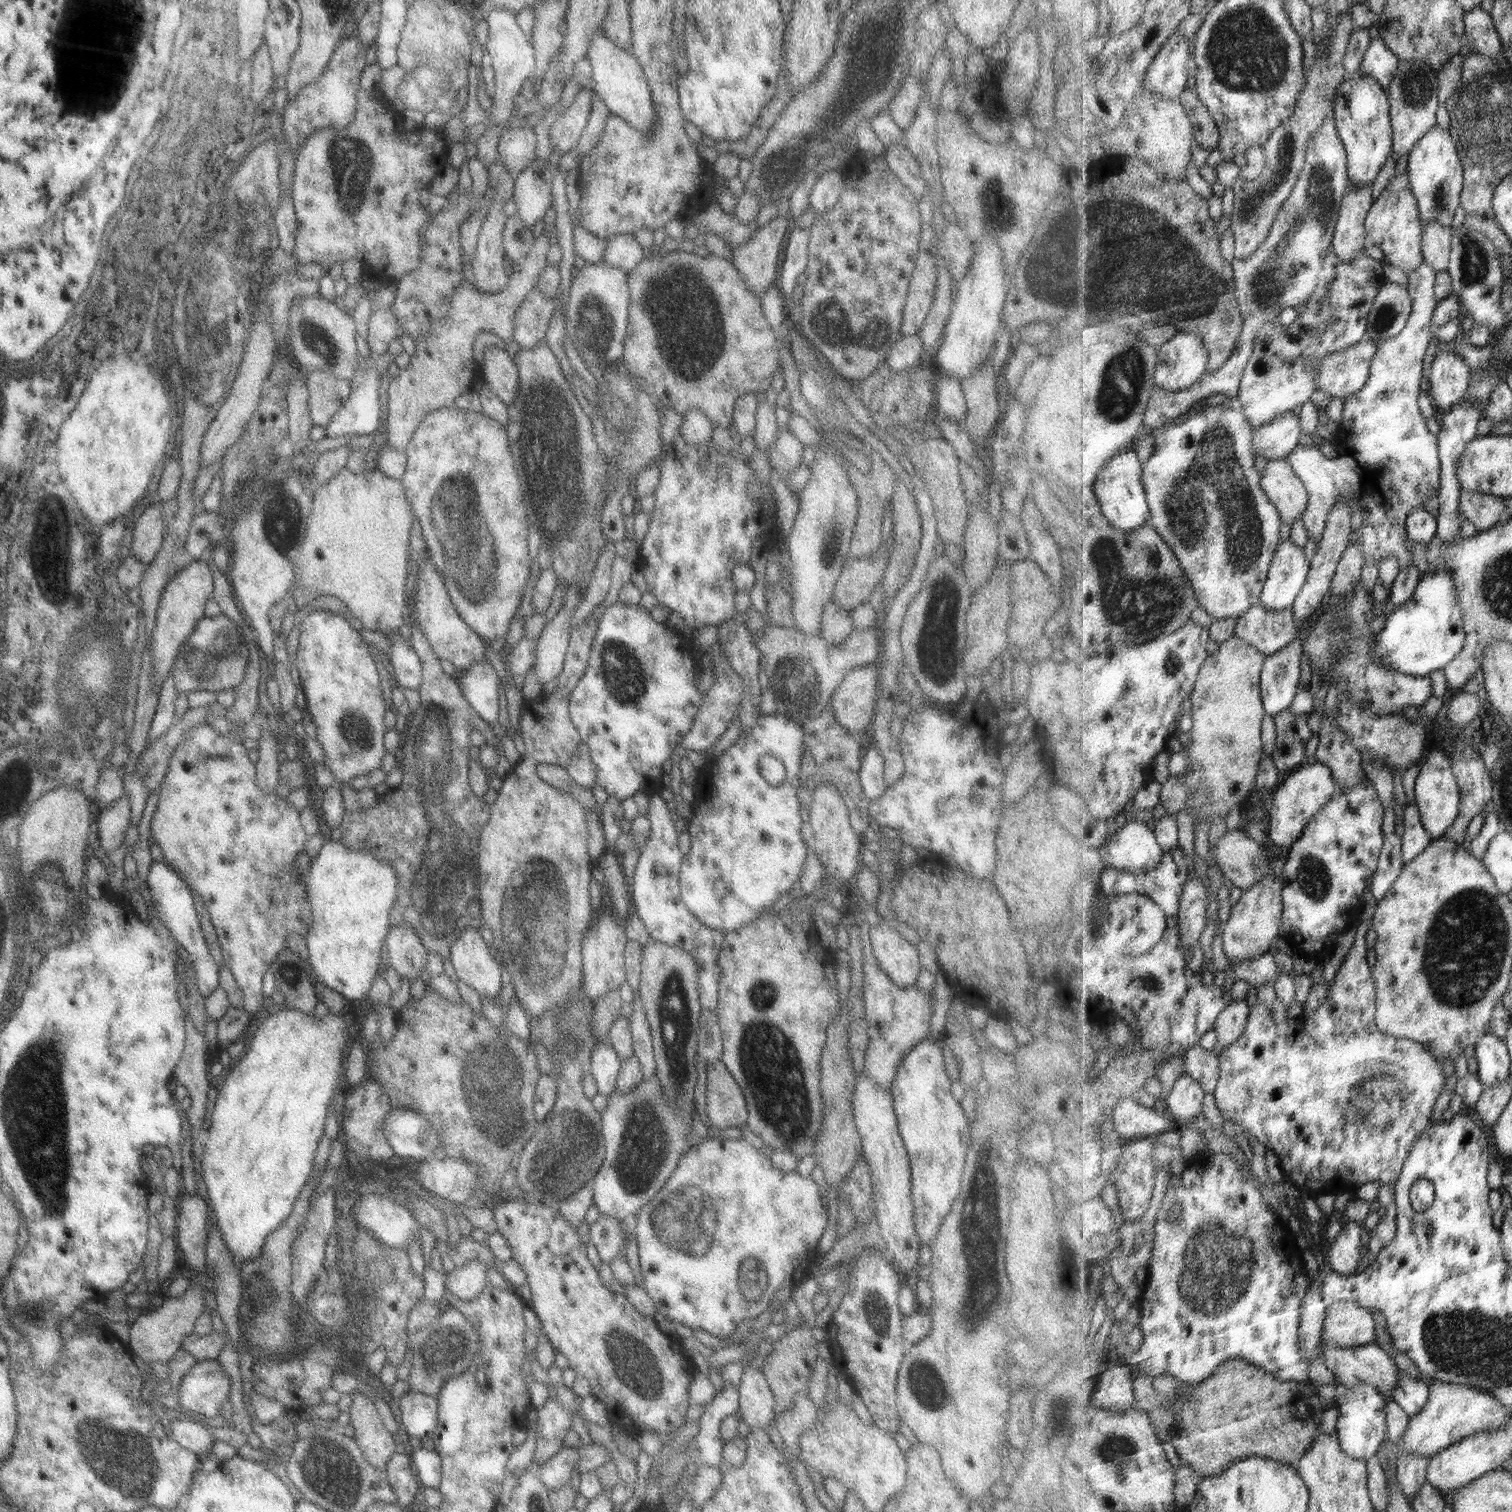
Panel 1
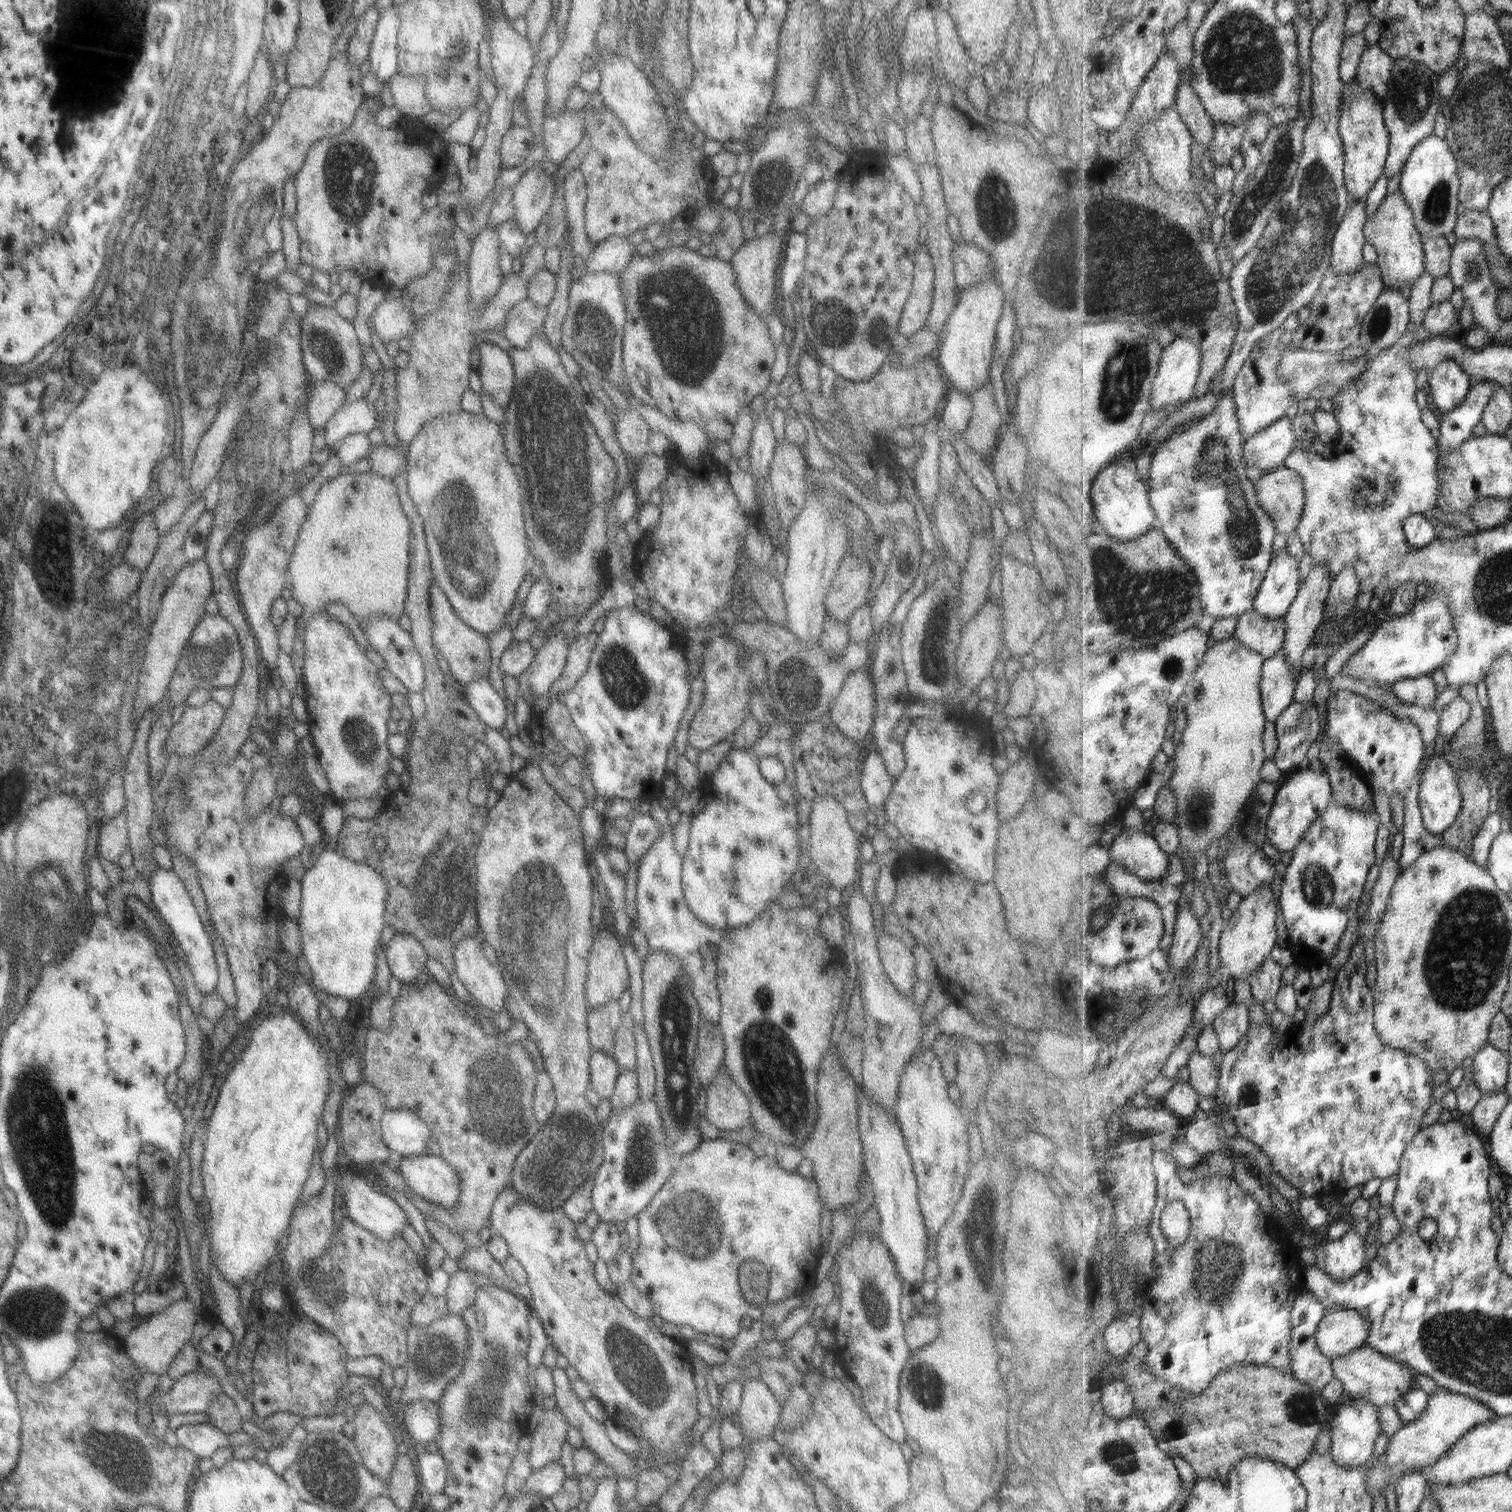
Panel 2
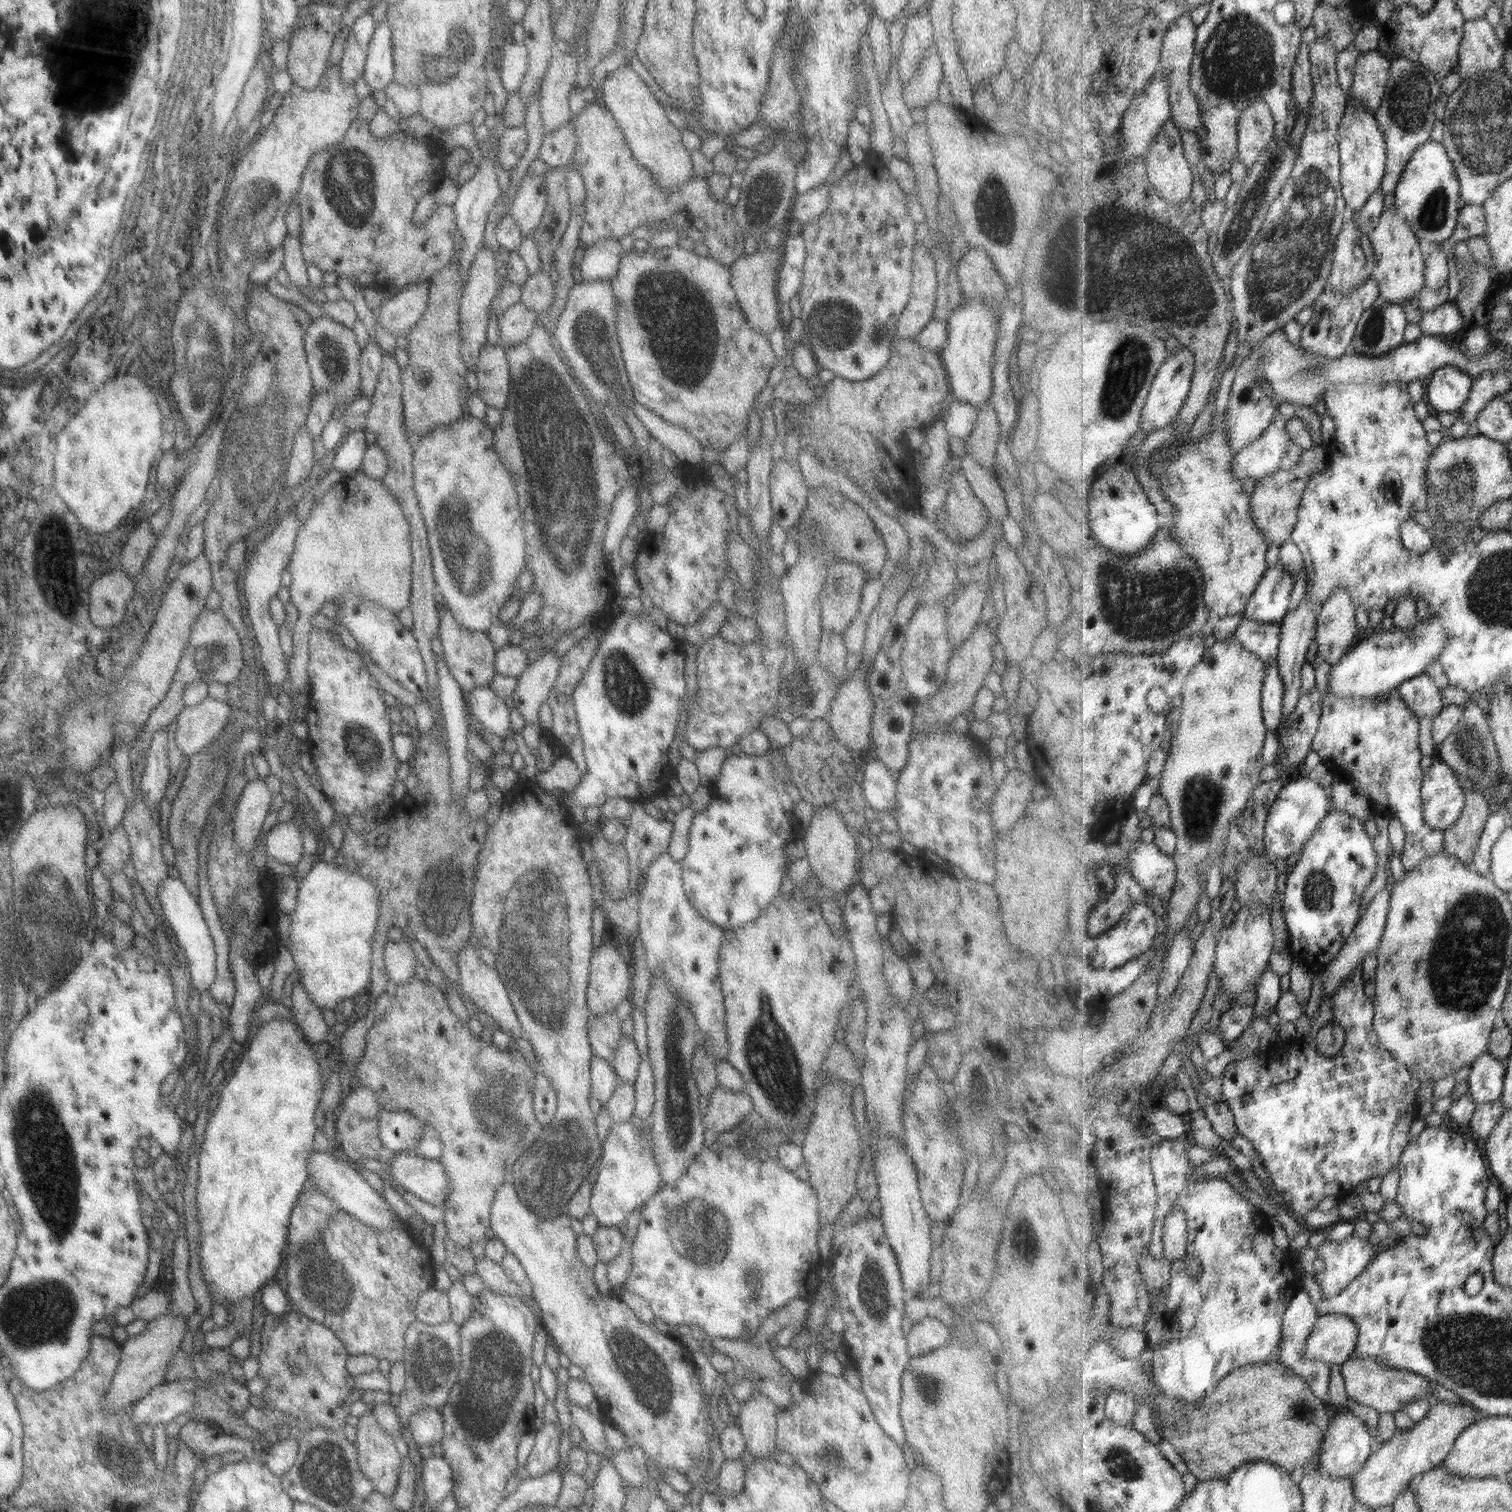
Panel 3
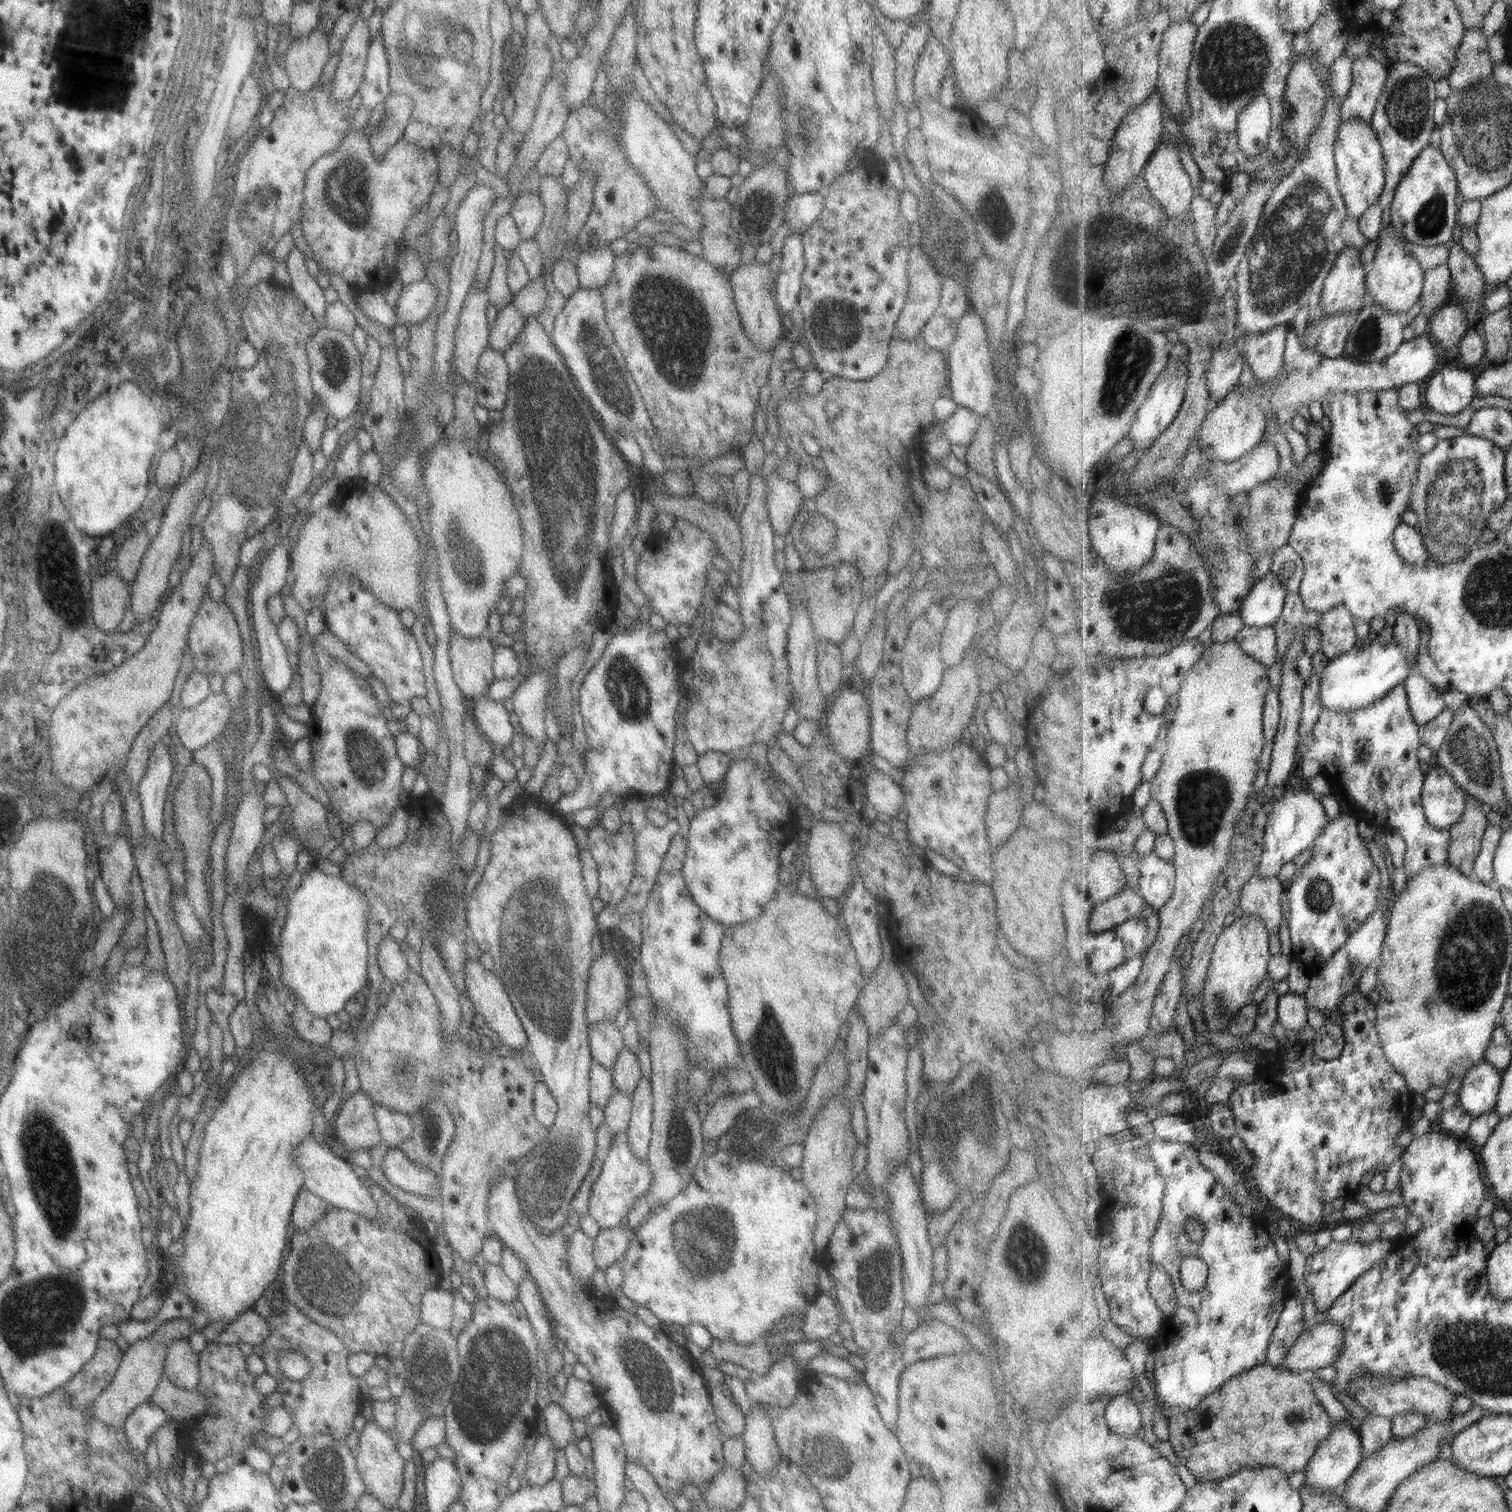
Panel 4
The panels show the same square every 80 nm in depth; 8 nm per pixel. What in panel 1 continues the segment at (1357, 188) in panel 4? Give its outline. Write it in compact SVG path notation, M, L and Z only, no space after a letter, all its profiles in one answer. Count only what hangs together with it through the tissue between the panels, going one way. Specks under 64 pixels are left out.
M1360 71L1345 79L1337 90L1334 116L1339 137L1345 143L1348 153L1350 184L1371 186L1379 176L1385 162L1389 162L1394 148L1394 128L1391 121L1391 100L1388 91L1383 90L1379 80L1371 74Z

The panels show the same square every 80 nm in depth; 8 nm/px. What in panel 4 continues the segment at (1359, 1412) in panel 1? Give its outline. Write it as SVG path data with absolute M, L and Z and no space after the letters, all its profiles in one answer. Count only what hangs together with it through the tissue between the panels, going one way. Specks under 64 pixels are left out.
M1354 1424L1335 1426L1334 1432L1319 1445L1310 1464L1304 1470L1305 1485L1314 1488L1314 1490L1340 1490L1350 1480L1364 1458L1360 1429L1356 1428Z

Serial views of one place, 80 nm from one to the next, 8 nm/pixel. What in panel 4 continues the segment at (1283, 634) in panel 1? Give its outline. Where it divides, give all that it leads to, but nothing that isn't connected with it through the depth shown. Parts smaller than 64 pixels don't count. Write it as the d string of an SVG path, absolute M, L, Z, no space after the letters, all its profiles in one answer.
M1245 625L1237 635L1236 642L1241 645L1243 651L1265 666L1270 667L1278 661L1279 643L1273 625L1263 628Z

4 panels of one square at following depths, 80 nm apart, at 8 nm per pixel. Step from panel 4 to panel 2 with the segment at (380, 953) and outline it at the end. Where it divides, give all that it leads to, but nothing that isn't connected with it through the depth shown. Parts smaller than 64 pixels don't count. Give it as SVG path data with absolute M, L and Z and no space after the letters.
M396 932L389 942L383 944L383 951L390 975L401 985L413 983L415 976L425 970L427 956L410 934Z

